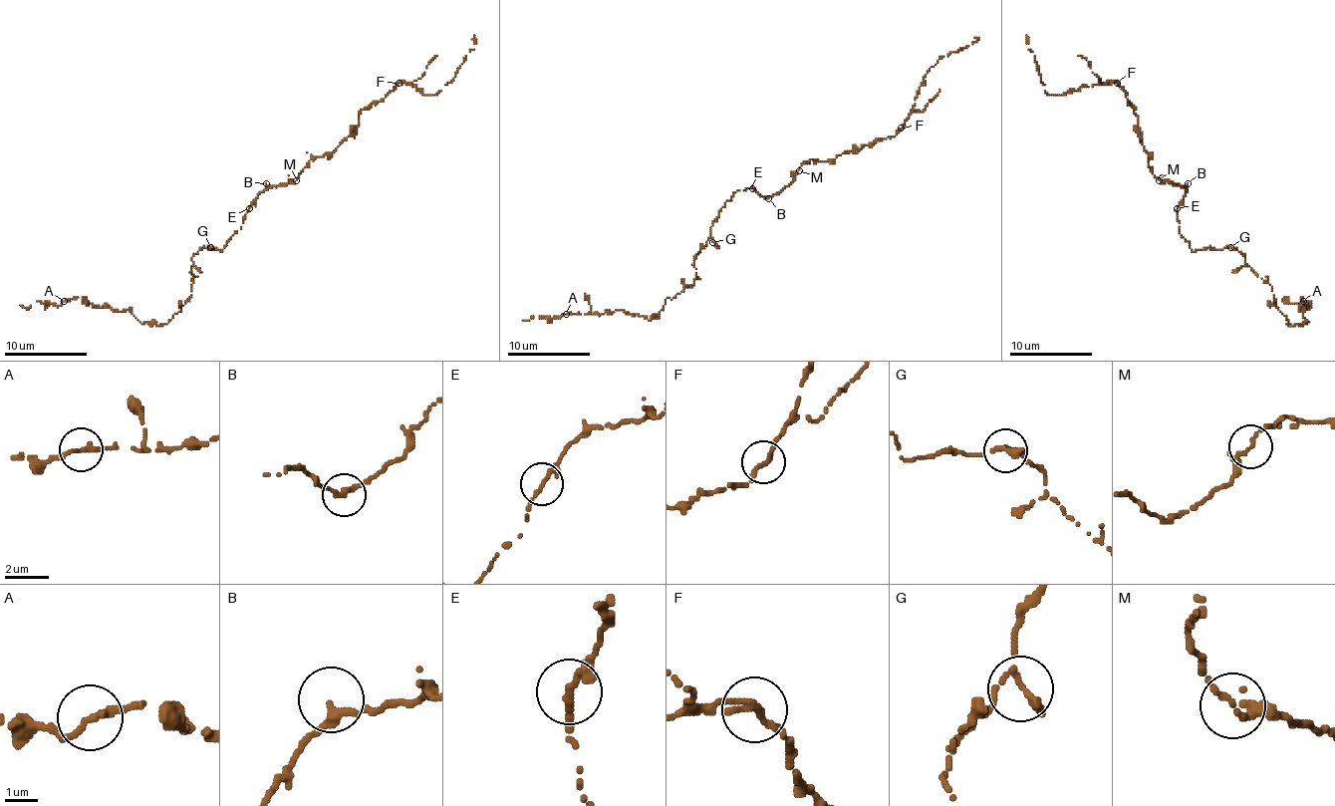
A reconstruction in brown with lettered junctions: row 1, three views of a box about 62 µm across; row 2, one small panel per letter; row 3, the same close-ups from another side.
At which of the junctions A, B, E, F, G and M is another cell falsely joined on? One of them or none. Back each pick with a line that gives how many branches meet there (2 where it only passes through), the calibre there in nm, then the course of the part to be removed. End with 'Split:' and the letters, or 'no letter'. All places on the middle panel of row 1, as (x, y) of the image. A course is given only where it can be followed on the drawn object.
Split: no letter

